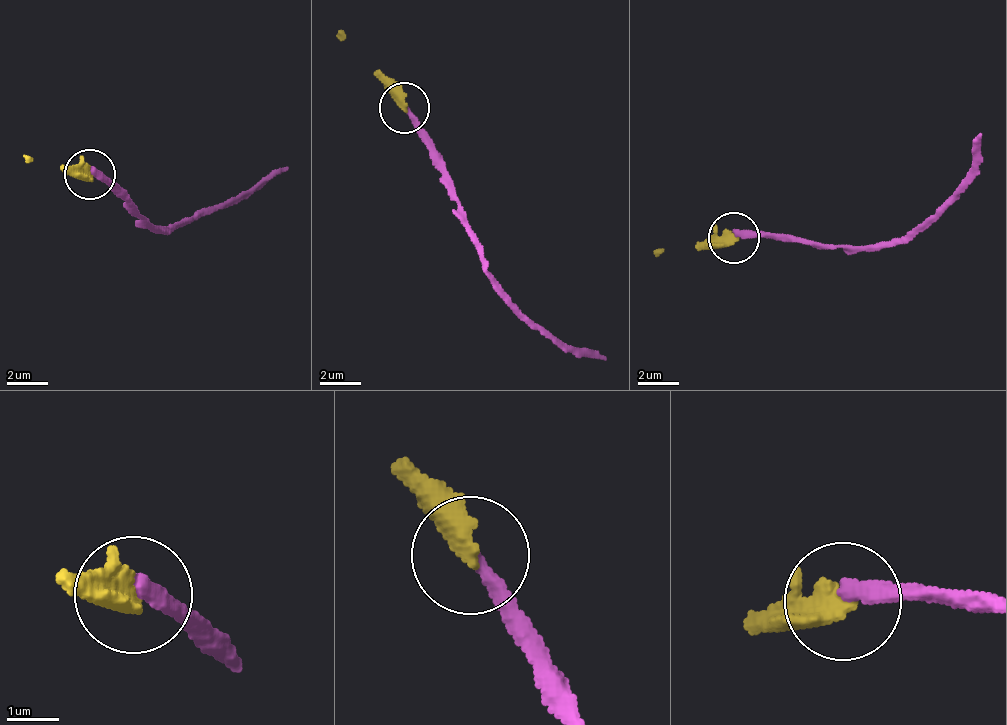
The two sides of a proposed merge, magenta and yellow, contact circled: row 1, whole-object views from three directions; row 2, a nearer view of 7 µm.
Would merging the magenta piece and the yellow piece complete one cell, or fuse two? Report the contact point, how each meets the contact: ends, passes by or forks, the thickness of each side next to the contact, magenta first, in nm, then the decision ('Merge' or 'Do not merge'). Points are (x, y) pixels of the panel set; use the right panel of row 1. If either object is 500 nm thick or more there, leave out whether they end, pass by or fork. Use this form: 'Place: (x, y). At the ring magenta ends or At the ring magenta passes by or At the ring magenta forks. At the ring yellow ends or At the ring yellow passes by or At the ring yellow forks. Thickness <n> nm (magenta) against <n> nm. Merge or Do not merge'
Place: (733, 238). At the ring magenta ends. At the ring yellow passes by. Thickness 320 nm (magenta) against 320 nm. Do not merge

